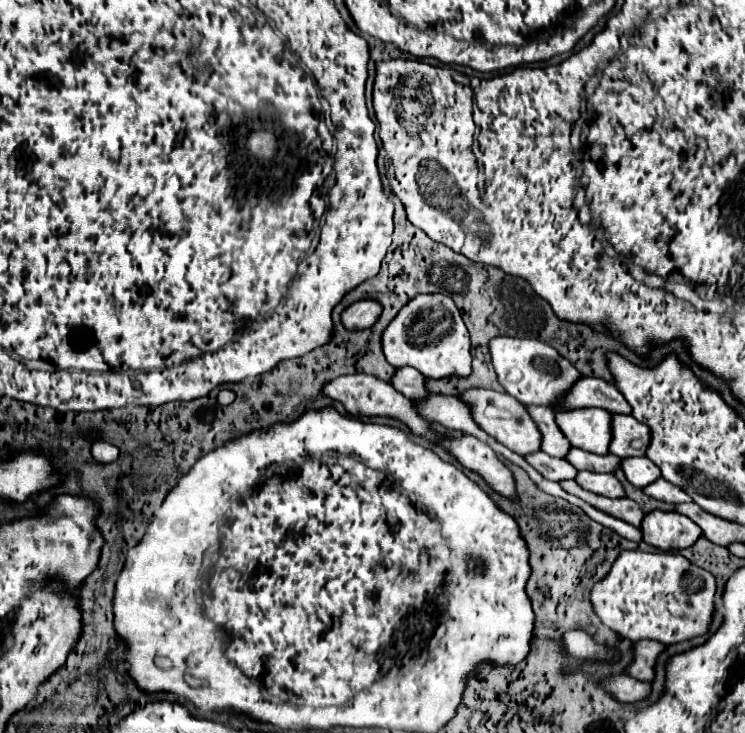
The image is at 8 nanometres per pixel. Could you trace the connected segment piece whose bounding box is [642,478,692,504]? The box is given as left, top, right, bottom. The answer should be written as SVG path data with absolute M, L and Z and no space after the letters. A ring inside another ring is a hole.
M664 478L648 484L646 488L642 488L644 494L648 494L650 498L656 498L656 500L662 500L662 502L670 502L670 504L680 504L680 502L692 502L692 498L680 490L678 486L666 482Z

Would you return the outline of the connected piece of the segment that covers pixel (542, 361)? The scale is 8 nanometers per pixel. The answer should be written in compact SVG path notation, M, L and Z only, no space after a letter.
M496 336L490 340L488 346L498 382L510 396L522 400L522 404L550 406L550 402L558 400L580 378L580 372L566 358L562 358L554 348L540 340Z

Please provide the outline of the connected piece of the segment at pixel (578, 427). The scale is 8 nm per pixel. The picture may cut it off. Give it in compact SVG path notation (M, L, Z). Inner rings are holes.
M598 408L562 410L556 412L556 424L572 446L594 454L608 454L612 438L610 412Z

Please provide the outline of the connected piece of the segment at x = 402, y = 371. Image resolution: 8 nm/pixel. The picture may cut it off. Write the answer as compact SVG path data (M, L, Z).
M408 366L396 368L396 376L392 376L390 384L406 398L424 398L428 394L424 388L424 376Z

